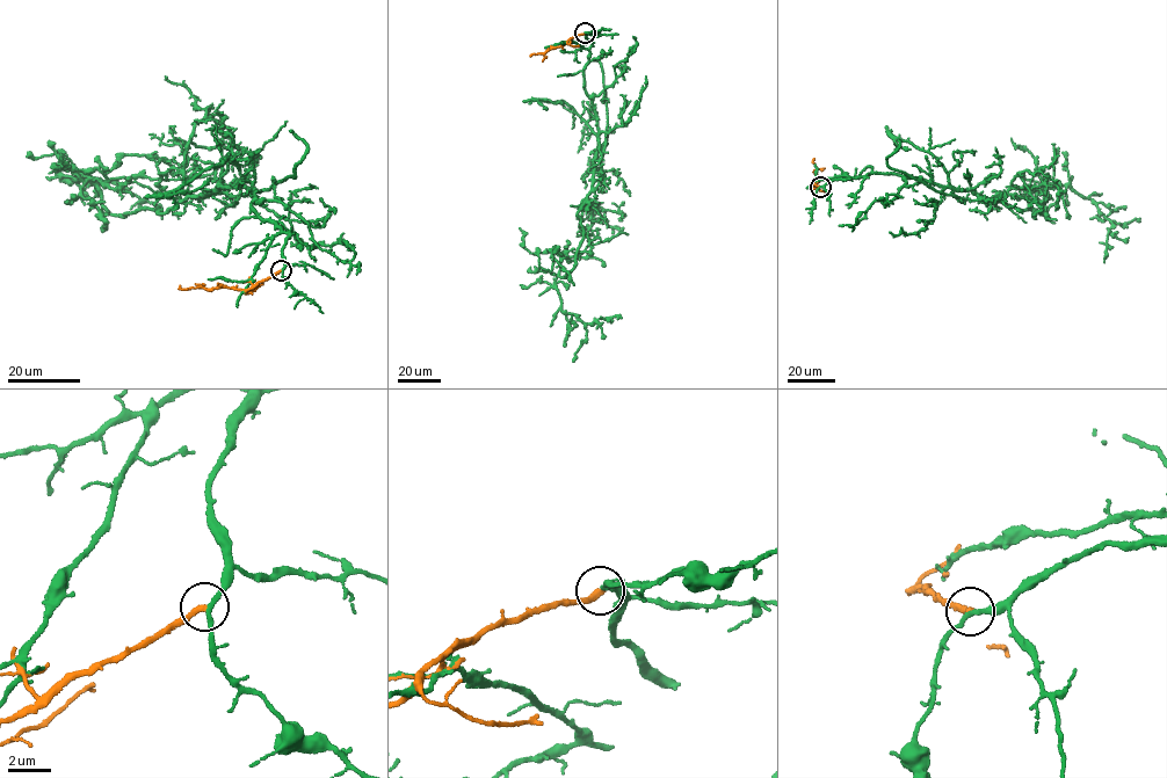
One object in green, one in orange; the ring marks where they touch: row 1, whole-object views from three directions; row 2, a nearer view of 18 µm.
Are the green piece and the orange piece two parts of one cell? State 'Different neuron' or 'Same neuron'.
Different neuron

